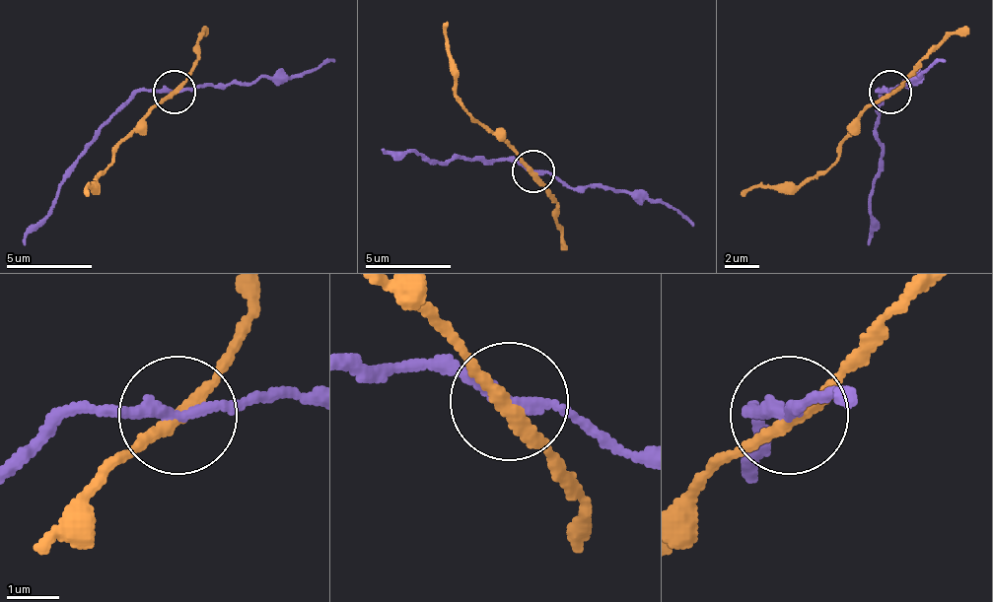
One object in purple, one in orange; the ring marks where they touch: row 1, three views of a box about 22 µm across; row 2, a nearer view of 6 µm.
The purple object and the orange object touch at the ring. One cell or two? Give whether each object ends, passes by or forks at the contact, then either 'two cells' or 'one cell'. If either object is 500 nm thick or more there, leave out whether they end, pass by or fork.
purple passes by | orange passes by | two cells

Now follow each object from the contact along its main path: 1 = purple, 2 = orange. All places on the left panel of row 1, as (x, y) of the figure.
1: (175, 91), (141, 91), (103, 129), (26, 244)
2: (175, 91), (145, 116), (94, 184), (85, 189), (90, 197)

